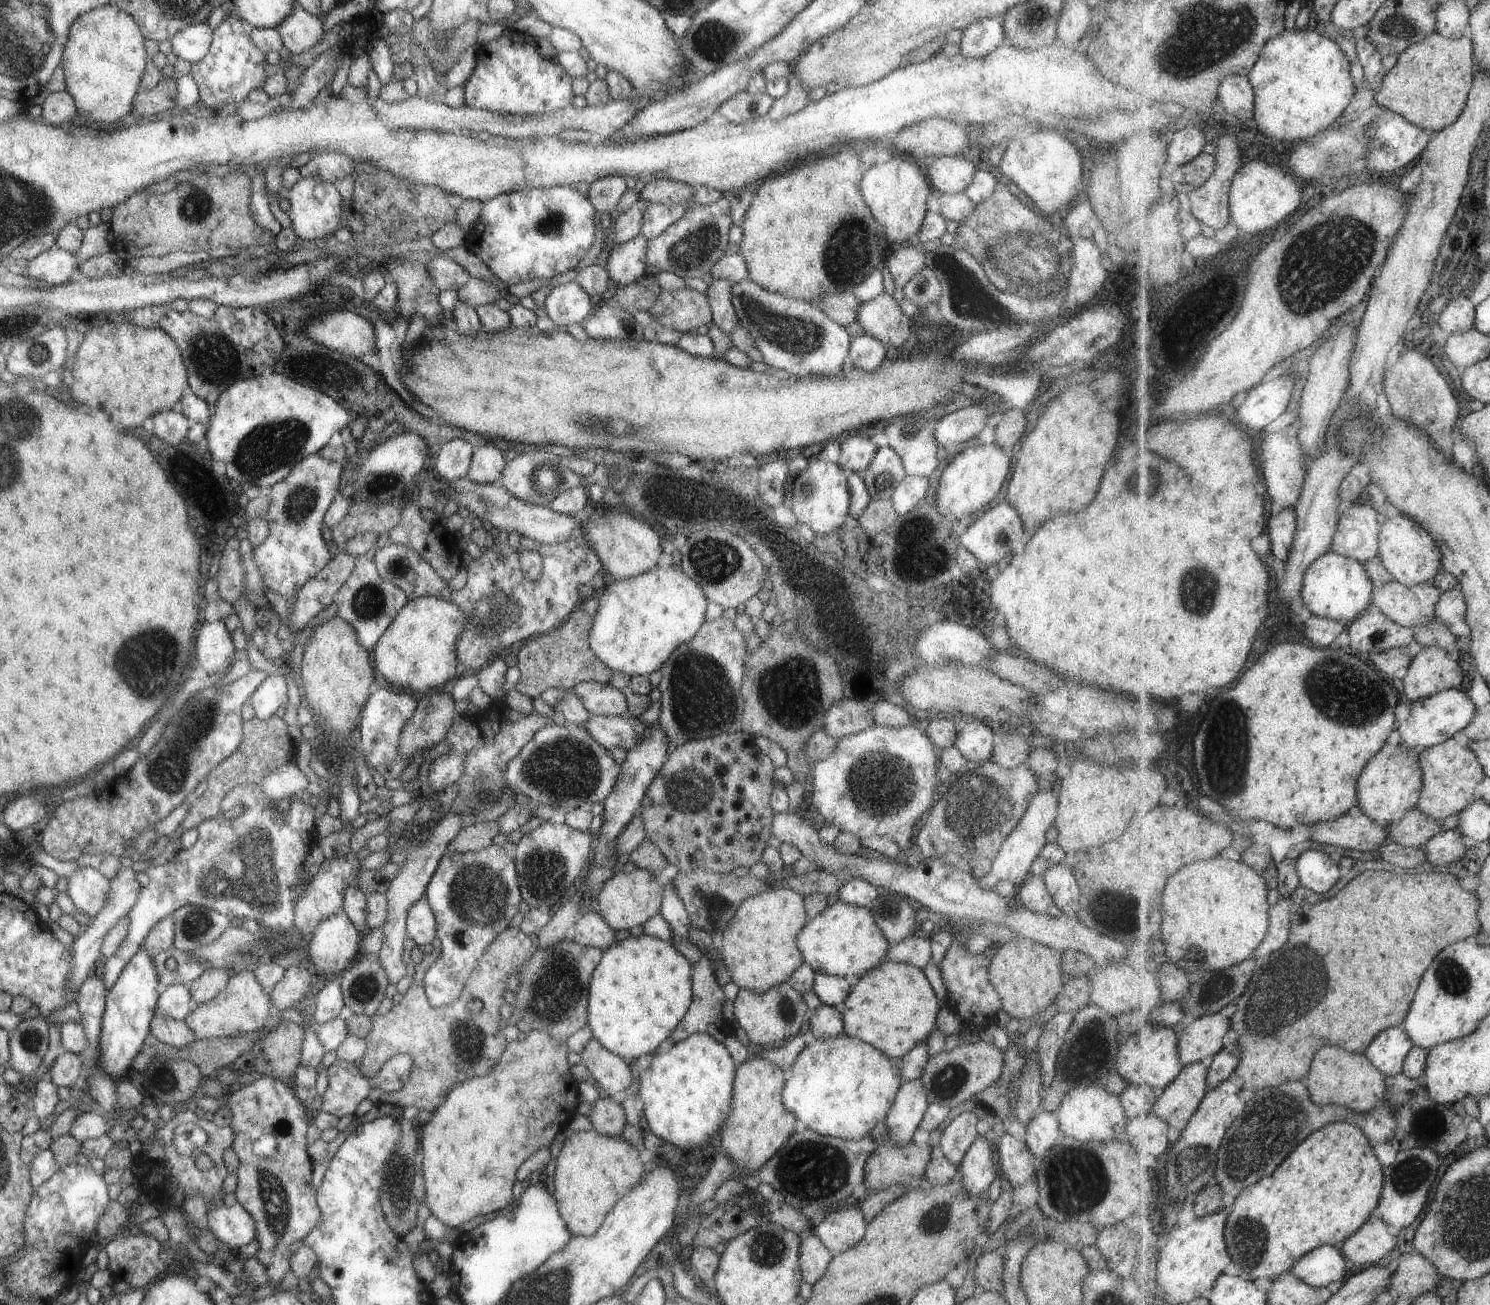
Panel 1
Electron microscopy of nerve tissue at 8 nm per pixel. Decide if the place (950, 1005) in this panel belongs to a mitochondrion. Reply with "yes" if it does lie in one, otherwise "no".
no

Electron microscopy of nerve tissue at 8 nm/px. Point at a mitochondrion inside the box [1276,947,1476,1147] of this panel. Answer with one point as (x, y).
(1453, 978)

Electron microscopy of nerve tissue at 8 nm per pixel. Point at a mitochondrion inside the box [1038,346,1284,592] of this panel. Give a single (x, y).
(1148, 483)

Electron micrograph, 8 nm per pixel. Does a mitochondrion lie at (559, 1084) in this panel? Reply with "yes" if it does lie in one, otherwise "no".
no

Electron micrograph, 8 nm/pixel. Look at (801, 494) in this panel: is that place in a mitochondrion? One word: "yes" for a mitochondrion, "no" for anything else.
yes

